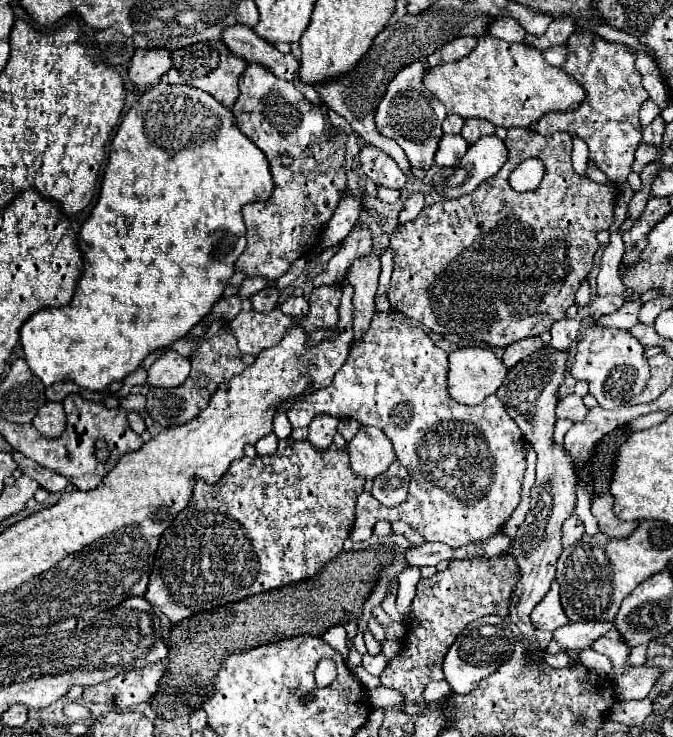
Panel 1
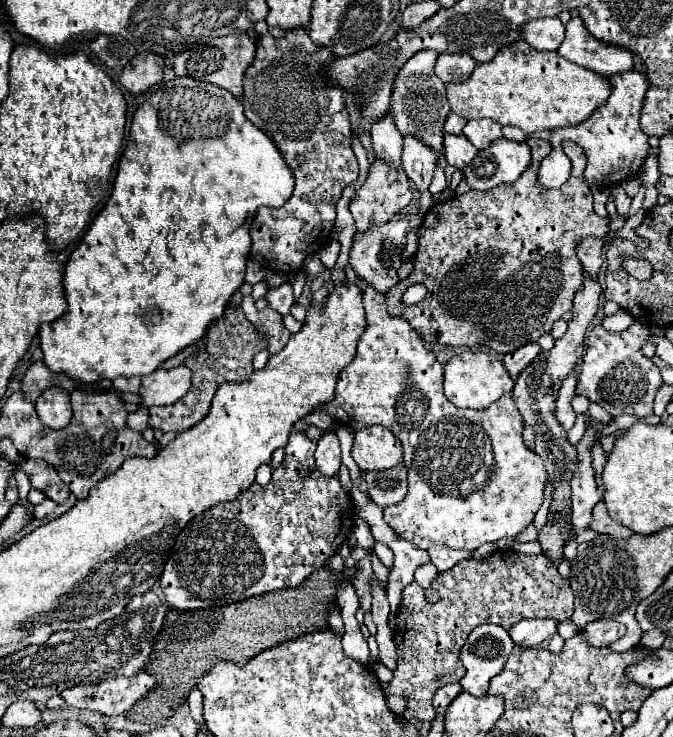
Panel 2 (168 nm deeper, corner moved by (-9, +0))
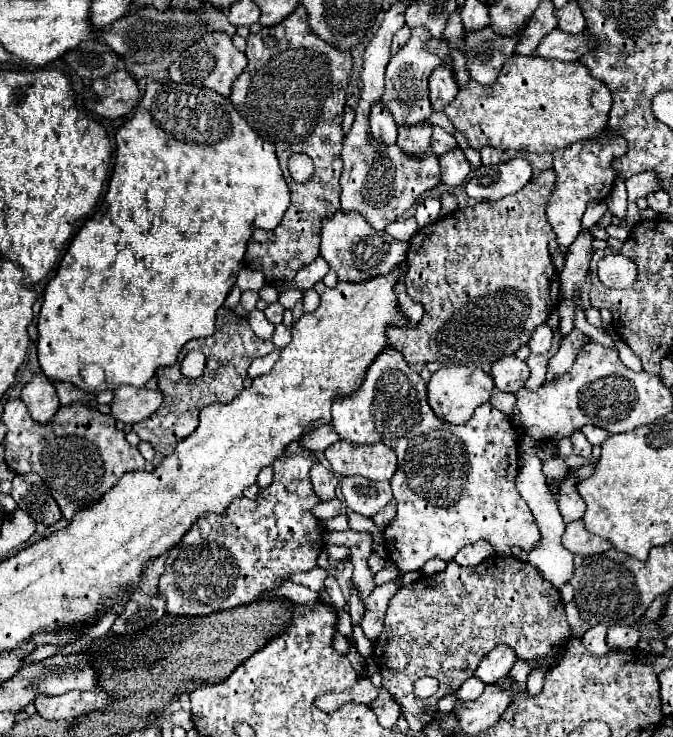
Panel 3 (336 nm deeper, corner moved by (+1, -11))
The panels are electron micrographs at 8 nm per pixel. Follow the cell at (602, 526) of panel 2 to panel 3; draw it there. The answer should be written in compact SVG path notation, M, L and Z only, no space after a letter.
M582 519L566 525L562 545L572 553L580 553L580 555L594 555L594 553L604 553L612 549L612 543L608 543L606 539L600 539L598 535L592 535L584 527Z

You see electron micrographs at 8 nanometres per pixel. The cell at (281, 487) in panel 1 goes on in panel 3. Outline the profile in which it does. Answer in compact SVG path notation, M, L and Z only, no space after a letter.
M290 443L290 445L288 445L288 451L284 451L284 455L280 455L280 459L276 459L276 463L272 465L272 467L274 467L274 481L272 481L272 485L260 489L260 493L258 493L258 497L256 497L254 501L252 501L252 499L246 499L246 497L234 499L232 505L230 505L230 509L228 509L226 513L222 513L222 515L216 515L216 513L202 515L202 517L192 525L192 529L184 535L184 539L182 539L174 549L170 549L170 553L168 553L168 557L166 557L166 565L164 565L166 569L164 569L164 573L162 573L162 577L160 577L160 583L158 583L158 591L160 591L160 595L164 595L164 599L166 599L166 611L168 611L168 613L172 613L172 615L208 615L208 613L222 611L222 609L234 609L234 607L240 607L240 605L248 605L248 603L258 601L258 597L260 597L262 593L274 591L274 589L278 589L280 585L284 585L284 583L290 579L292 573L310 571L310 569L316 567L316 559L318 559L320 551L322 551L324 545L326 545L326 541L324 541L324 531L326 531L326 529L322 527L320 519L314 517L314 513L312 513L312 509L320 503L318 495L312 491L310 475L308 475L308 471L310 471L310 467L312 467L314 461L316 461L314 453L306 451L300 443Z

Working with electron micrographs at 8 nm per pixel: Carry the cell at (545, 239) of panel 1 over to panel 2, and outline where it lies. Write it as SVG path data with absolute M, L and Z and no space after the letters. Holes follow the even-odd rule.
M526 140L530 142L532 146L532 164L530 168L514 182L514 184L506 184L506 186L498 186L498 188L492 188L490 192L466 192L466 194L460 194L460 196L454 196L446 202L436 202L424 216L424 222L420 224L418 228L418 252L416 252L416 264L414 264L414 272L398 282L394 288L390 288L384 296L386 296L386 306L388 306L388 314L390 316L396 316L396 318L404 318L416 332L422 340L426 342L438 342L438 344L444 344L444 346L464 346L464 348L470 348L470 350L492 350L496 354L508 354L508 352L514 352L516 348L524 346L524 344L530 344L530 342L536 342L542 334L548 334L552 324L556 320L562 318L564 312L570 312L572 308L572 298L574 298L574 292L580 288L582 284L582 262L578 260L576 256L576 246L578 242L584 238L584 236L604 236L608 232L608 220L610 218L600 218L594 208L592 208L592 192L590 192L590 186L586 184L584 180L584 168L586 168L586 156L584 156L583 148L578 148L578 144L574 142L562 142L562 148L564 148L564 154L570 158L572 162L572 174L568 178L568 182L558 188L558 190L550 190L550 188L542 188L538 184L538 166L540 162L550 154L552 150L552 144L548 140ZM412 284L422 284L426 286L426 296L422 302L418 304L412 304L412 306L404 306L402 304L402 296L404 292L412 286Z

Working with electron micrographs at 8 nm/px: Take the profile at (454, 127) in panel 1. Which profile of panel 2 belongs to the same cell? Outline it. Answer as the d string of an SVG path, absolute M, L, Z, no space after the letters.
M450 112L448 118L446 118L446 122L444 122L444 132L448 132L448 134L462 134L464 124L466 124L464 118L460 118L458 114Z

